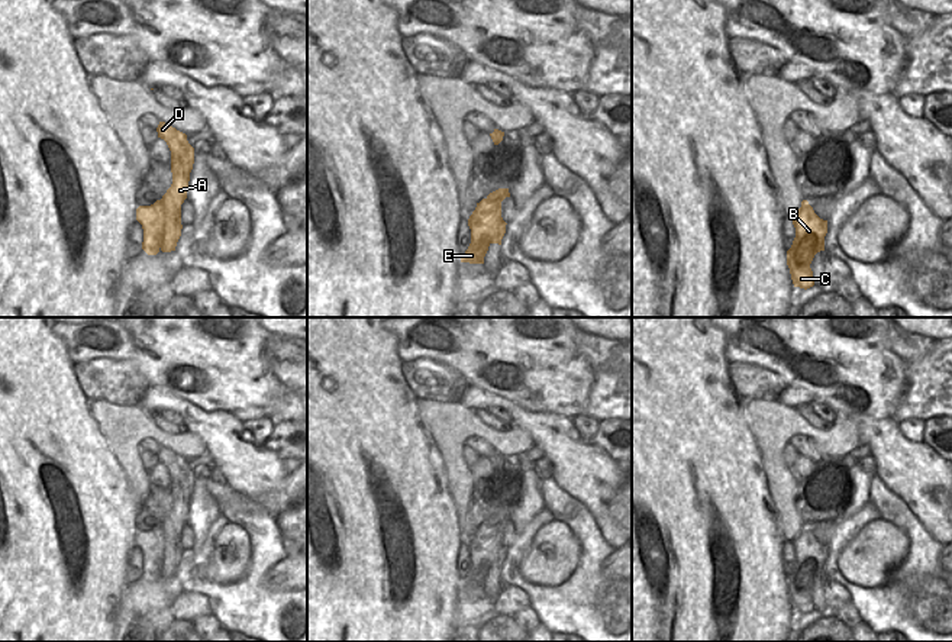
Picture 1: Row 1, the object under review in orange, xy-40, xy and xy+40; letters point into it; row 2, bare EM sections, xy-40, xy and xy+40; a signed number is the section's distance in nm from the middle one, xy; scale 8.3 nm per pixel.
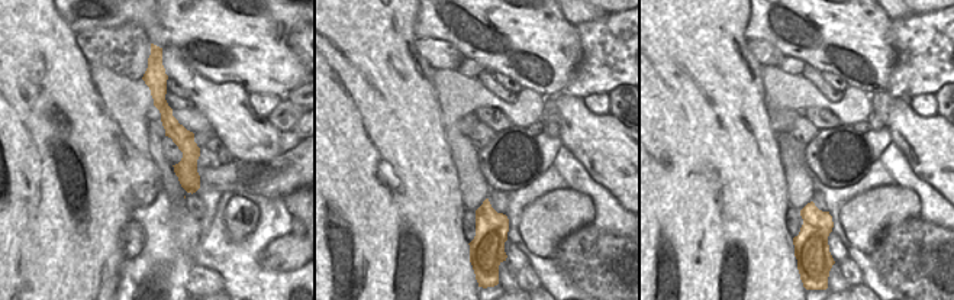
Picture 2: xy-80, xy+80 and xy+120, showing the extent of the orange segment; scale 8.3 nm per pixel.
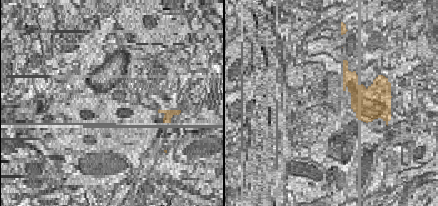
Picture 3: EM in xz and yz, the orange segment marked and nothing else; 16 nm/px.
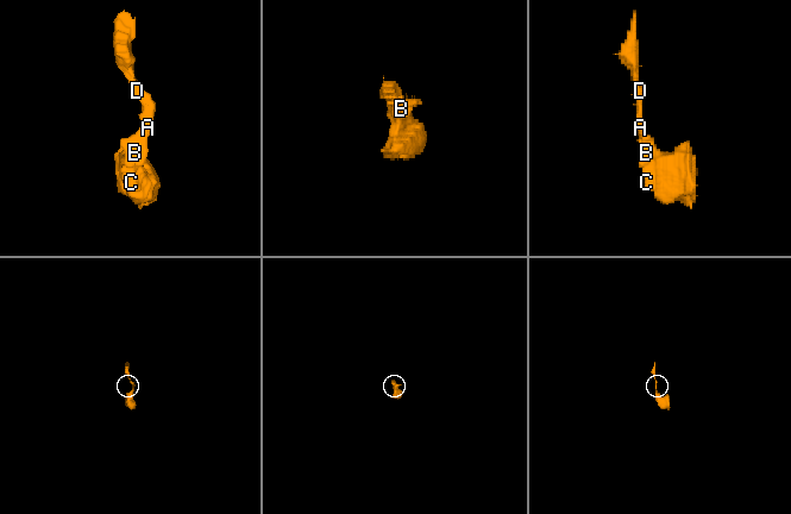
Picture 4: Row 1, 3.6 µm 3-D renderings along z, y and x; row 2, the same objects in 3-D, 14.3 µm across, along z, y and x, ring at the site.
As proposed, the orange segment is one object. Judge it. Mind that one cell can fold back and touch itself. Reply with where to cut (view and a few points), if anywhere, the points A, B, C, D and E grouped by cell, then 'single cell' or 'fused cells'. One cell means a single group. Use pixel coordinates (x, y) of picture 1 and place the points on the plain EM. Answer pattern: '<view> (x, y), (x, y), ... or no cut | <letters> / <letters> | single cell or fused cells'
xy-40 (163, 523), (164, 568), (161, 573) | A D / B C E | fused cells

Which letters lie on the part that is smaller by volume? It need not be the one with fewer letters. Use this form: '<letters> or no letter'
A, D

